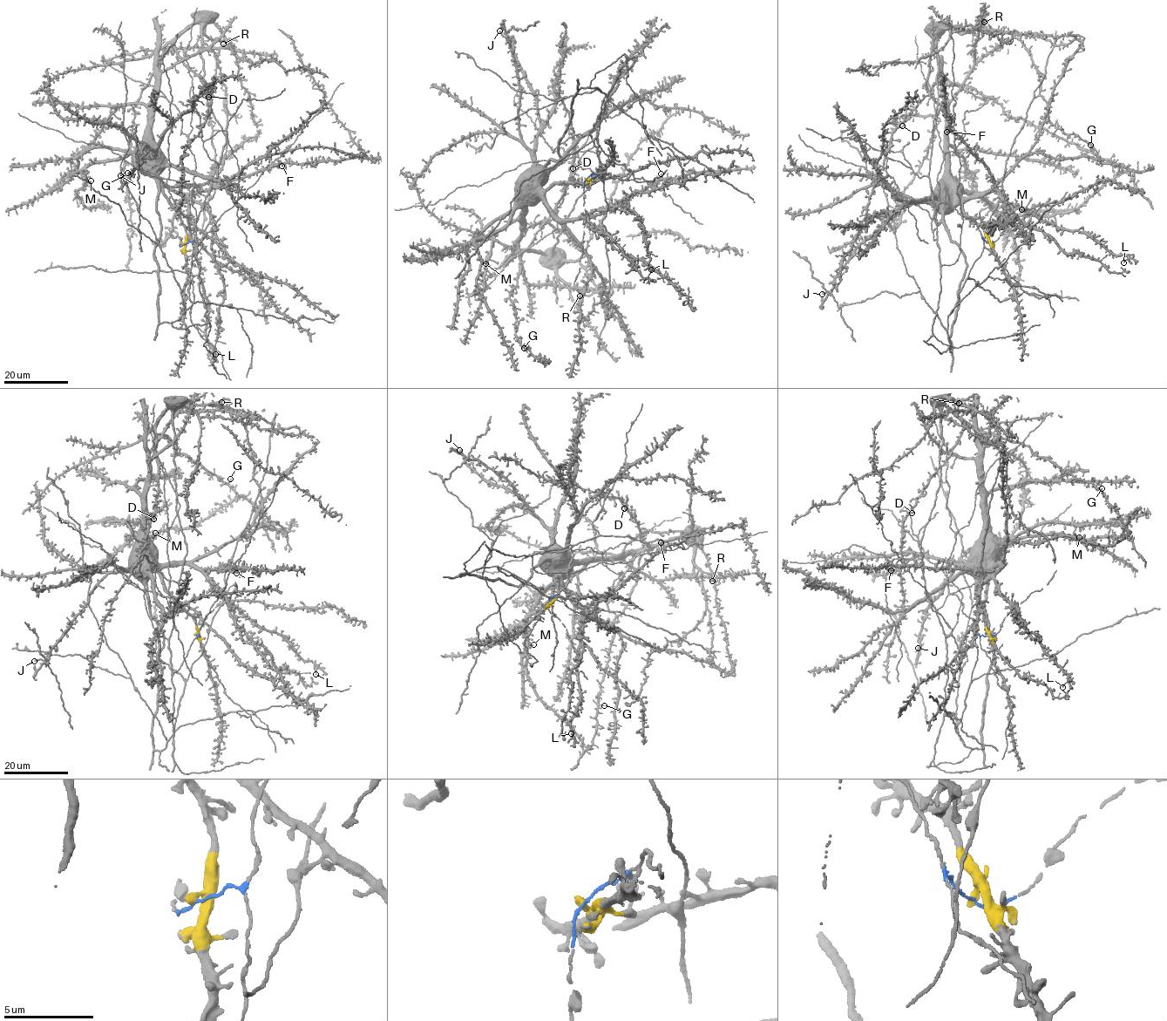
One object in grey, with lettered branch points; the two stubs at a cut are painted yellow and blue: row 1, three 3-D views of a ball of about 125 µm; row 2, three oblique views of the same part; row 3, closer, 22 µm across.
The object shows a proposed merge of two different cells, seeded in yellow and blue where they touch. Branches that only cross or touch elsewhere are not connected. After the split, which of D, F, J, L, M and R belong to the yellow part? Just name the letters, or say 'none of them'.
F, J, L, M, R

